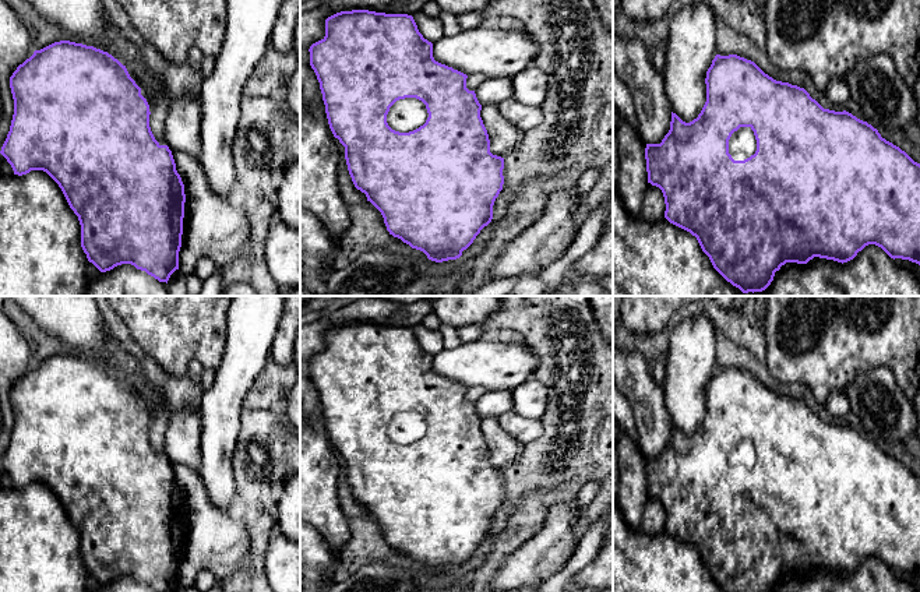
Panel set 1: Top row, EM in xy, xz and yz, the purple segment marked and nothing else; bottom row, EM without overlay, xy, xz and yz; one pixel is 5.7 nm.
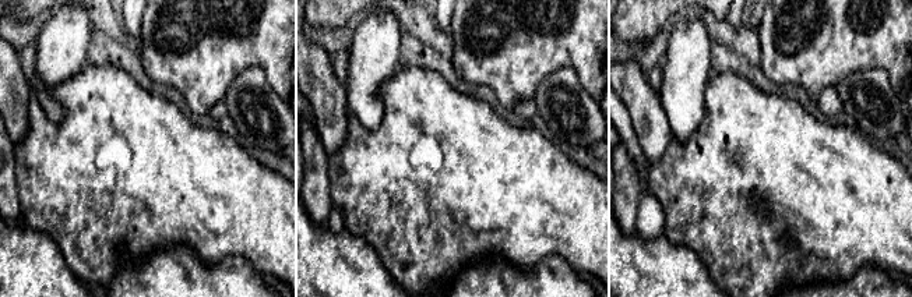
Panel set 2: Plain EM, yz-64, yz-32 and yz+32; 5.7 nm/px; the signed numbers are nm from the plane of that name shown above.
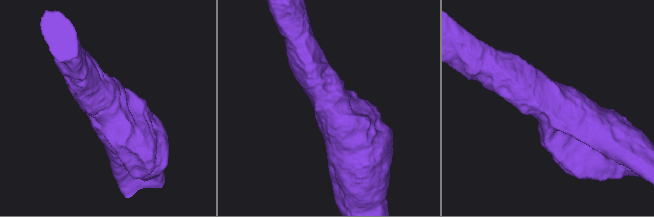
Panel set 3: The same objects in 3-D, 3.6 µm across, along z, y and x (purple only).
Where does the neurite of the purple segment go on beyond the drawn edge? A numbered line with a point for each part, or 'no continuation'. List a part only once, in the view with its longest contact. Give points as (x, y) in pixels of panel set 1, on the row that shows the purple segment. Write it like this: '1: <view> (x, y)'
1: xz (406, 115)

